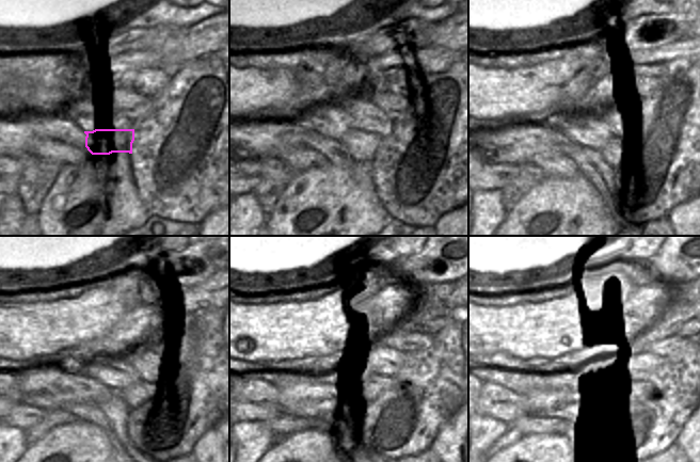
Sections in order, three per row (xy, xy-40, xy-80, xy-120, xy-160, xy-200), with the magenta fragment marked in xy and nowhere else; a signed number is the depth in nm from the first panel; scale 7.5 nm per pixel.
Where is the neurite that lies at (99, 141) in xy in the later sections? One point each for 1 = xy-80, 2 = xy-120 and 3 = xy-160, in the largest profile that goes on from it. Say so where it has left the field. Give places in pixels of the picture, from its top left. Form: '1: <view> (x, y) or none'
1: xy-80 (610, 153)
2: xy-120 (133, 396)
3: xy-160 (372, 395)

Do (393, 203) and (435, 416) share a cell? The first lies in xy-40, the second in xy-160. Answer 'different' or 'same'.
same

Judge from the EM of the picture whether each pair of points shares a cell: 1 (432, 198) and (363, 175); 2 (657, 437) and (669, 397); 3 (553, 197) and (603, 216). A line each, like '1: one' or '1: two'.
1: two
2: one
3: one

